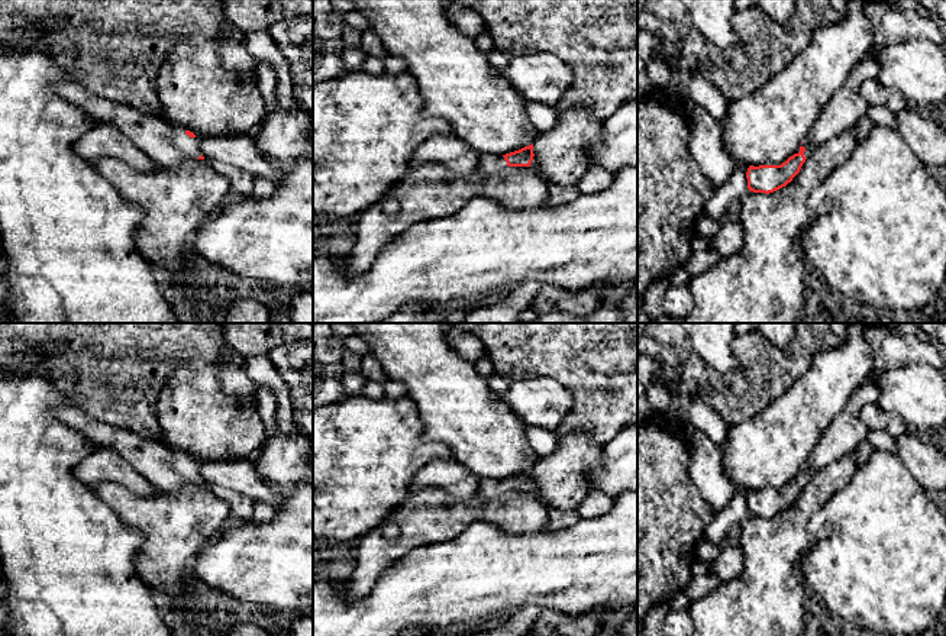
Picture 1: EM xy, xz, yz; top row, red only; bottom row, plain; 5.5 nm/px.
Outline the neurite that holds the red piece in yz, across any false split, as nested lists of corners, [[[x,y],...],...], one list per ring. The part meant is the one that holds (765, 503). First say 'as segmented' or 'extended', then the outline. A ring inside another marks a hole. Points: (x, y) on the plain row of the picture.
extended; [[[804,464],[800,477],[790,481],[781,490],[750,490],[746,497],[749,516],[769,519],[785,511],[800,497],[811,478],[813,474],[808,465]]]

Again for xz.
extended; [[[533,468],[506,480],[481,480],[477,495],[497,497],[507,491],[530,491],[533,481]]]

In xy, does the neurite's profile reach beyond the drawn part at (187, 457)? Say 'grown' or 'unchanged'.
grown

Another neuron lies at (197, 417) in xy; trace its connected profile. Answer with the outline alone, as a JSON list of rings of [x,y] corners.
[[[214,362],[200,371],[175,369],[159,393],[154,416],[162,429],[159,440],[175,452],[193,456],[197,464],[246,459],[265,440],[258,398],[229,397]]]

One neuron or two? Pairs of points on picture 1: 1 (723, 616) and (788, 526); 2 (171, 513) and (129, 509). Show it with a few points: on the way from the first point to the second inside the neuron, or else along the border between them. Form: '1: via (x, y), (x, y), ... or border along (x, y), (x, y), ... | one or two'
1: via (745, 594), (769, 570), (771, 551), (774, 548) | one
2: via (161, 513), (139, 512) | one

